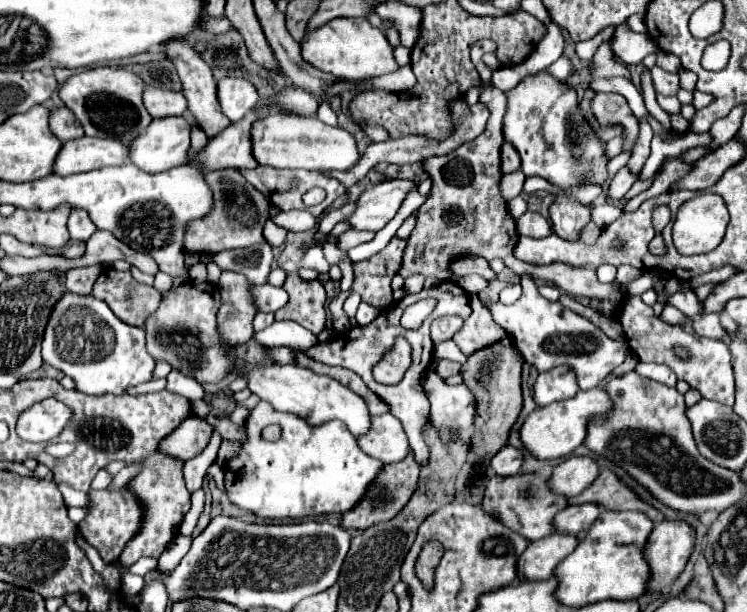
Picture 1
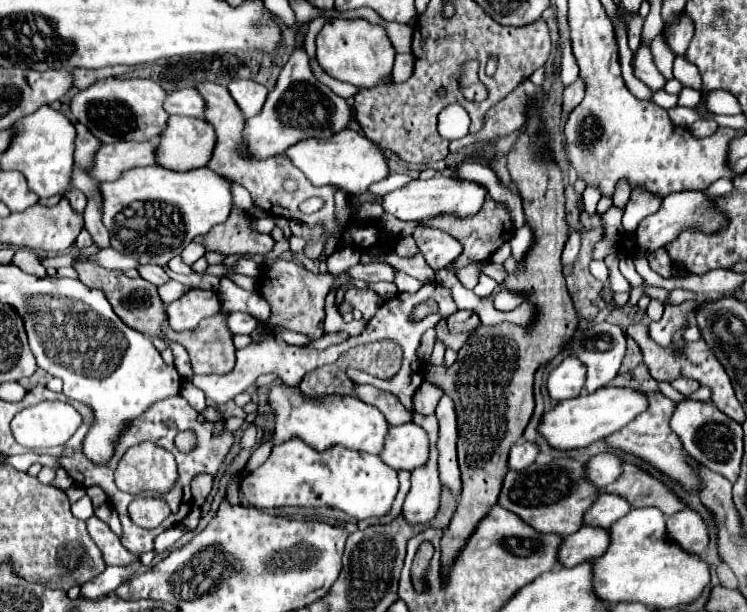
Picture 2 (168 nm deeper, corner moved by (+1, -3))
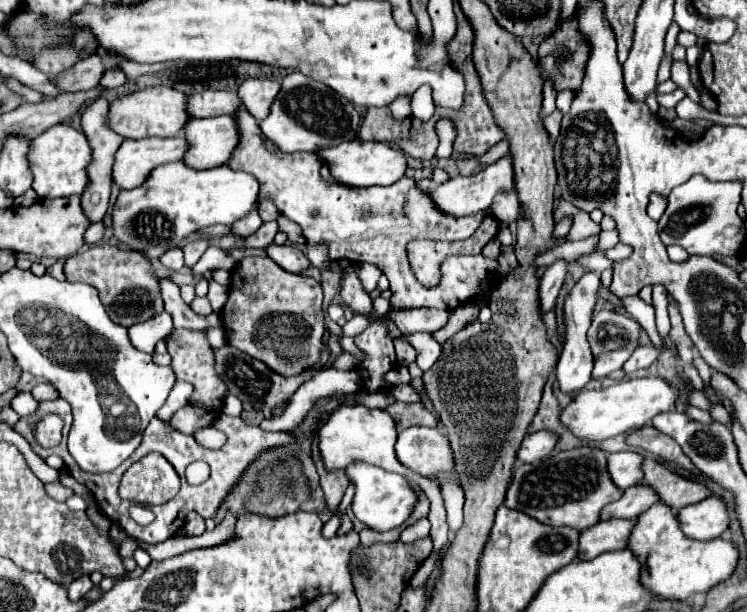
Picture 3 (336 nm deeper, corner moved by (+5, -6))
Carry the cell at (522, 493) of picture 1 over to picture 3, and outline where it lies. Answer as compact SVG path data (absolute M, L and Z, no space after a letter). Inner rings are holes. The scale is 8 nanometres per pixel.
M581 445L579 449L561 451L545 461L517 467L503 505L533 517L543 525L567 525L583 531L585 527L597 523L601 507L613 499L619 499L621 493L623 491L609 479L609 473L605 473L605 453L597 447Z

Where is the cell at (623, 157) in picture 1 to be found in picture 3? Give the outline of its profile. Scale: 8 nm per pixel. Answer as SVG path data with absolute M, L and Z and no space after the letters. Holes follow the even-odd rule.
M580 211L580 213L574 217L574 222L571 226L571 230L566 236L566 239L569 242L579 241L586 239L591 235L599 234L600 232L600 225L593 222L587 212Z

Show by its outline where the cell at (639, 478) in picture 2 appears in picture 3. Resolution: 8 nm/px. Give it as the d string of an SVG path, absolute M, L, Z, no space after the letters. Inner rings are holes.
M651 457L643 461L641 485L647 485L653 491L657 491L659 501L669 505L673 511L679 511L687 505L703 501L709 495L709 491L701 483L695 483L671 473Z

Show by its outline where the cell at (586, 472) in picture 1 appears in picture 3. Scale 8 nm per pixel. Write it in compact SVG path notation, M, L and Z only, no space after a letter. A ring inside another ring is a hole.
M621 451L621 453L609 453L607 455L607 471L611 475L611 481L617 483L619 489L633 487L641 481L641 461L643 457L635 451Z

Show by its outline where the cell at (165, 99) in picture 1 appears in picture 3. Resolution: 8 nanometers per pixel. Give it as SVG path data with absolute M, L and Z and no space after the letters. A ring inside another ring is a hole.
M201 91L187 95L187 115L189 117L217 117L225 113L233 113L241 101L237 93L229 91Z

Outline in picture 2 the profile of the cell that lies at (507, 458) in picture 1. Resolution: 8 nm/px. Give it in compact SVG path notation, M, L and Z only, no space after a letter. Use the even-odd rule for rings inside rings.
M519 442L511 448L509 466L515 470L523 470L529 464L533 464L537 456L539 456L539 446L535 442Z

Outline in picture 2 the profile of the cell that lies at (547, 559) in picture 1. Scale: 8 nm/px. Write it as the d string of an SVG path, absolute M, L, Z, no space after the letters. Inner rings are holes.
M581 526L573 536L567 536L559 548L559 564L573 568L575 564L603 556L609 548L609 530Z

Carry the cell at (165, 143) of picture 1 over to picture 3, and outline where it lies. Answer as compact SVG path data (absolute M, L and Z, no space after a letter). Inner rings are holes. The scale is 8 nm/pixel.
M231 115L189 119L185 123L183 137L189 143L183 163L191 169L211 169L227 163L239 141L235 119Z

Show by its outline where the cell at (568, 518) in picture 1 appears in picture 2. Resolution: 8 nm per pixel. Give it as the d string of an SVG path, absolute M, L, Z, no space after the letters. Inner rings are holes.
M601 494L599 500L587 510L585 524L611 528L619 518L623 518L631 510L629 502L617 494Z

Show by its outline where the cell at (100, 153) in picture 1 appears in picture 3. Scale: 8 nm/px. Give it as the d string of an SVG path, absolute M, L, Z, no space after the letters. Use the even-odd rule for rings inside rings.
M149 137L149 139L125 139L115 153L115 163L111 169L113 183L121 189L133 189L141 185L153 167L179 161L187 141L183 137Z

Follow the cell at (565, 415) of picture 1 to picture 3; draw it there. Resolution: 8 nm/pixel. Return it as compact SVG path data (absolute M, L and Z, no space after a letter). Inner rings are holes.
M643 377L619 381L611 387L599 391L581 391L571 399L571 403L561 411L561 423L581 441L603 441L619 433L627 433L643 427L655 415L669 411L677 399L677 391L669 387L663 379Z

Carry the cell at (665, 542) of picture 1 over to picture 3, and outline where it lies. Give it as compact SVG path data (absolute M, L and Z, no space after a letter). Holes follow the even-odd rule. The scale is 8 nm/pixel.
M707 497L695 505L683 507L677 519L685 537L697 541L709 541L721 537L729 523L727 507L717 497Z

